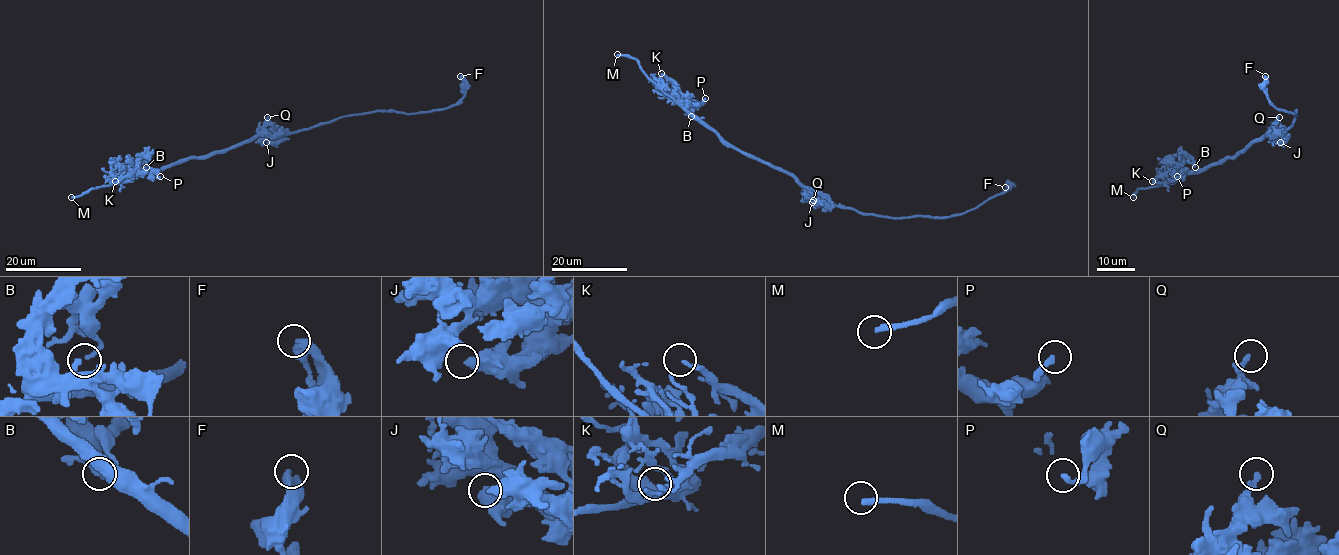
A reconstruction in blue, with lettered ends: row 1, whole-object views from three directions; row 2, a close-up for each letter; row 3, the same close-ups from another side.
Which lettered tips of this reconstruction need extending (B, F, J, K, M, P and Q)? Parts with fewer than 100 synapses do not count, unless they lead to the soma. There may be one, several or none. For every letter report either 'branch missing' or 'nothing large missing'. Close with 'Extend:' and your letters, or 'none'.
B: nothing large missing
F: nothing large missing
J: nothing large missing
K: nothing large missing
M: branch missing
P: nothing large missing
Q: nothing large missing
Extend: M

